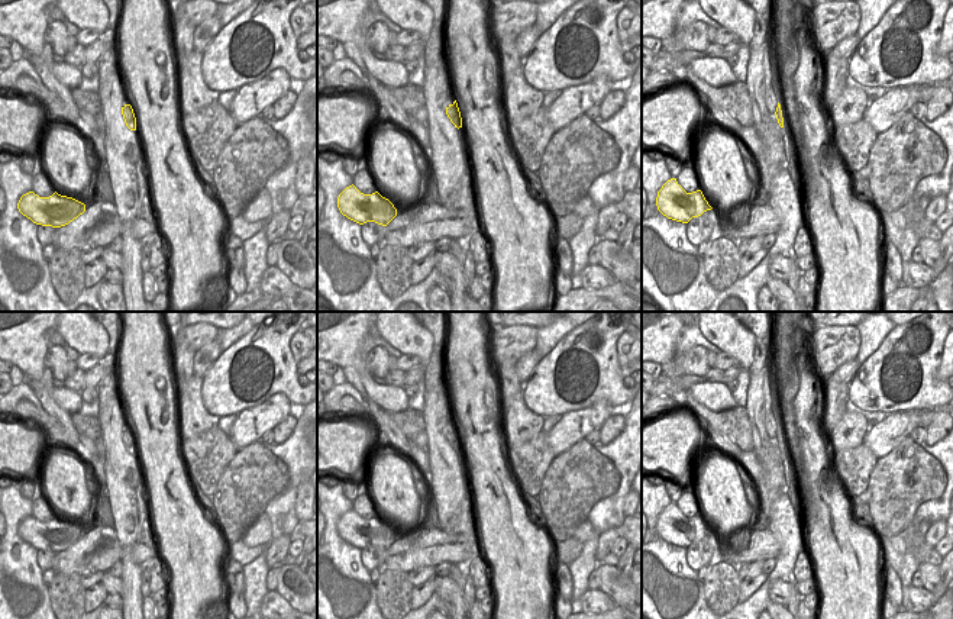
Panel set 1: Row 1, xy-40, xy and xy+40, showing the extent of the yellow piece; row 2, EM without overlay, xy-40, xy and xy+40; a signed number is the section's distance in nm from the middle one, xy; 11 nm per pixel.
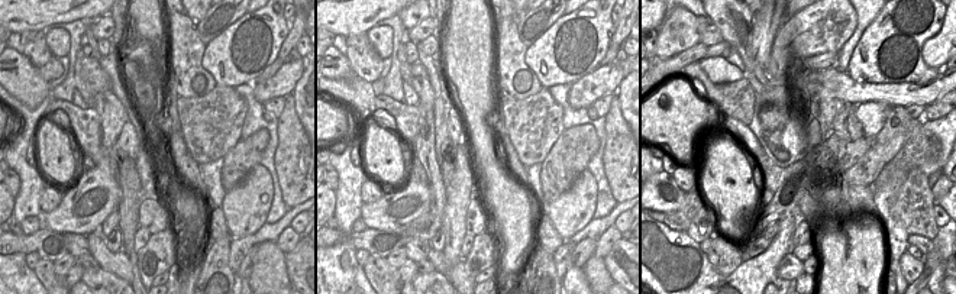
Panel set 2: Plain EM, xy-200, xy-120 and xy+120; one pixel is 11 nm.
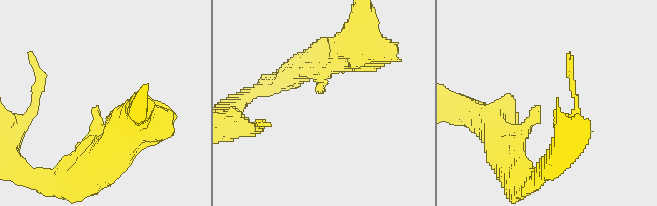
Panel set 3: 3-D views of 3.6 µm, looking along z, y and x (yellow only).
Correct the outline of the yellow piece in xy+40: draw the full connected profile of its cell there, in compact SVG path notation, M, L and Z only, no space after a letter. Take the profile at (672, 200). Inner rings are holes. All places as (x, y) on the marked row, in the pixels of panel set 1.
M676 178L668 180L658 191L656 206L663 216L682 223L713 209L701 190L687 193Z

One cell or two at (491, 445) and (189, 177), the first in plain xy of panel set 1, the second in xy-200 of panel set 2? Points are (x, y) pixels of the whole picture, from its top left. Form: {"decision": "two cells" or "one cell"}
{"decision": "two cells"}

